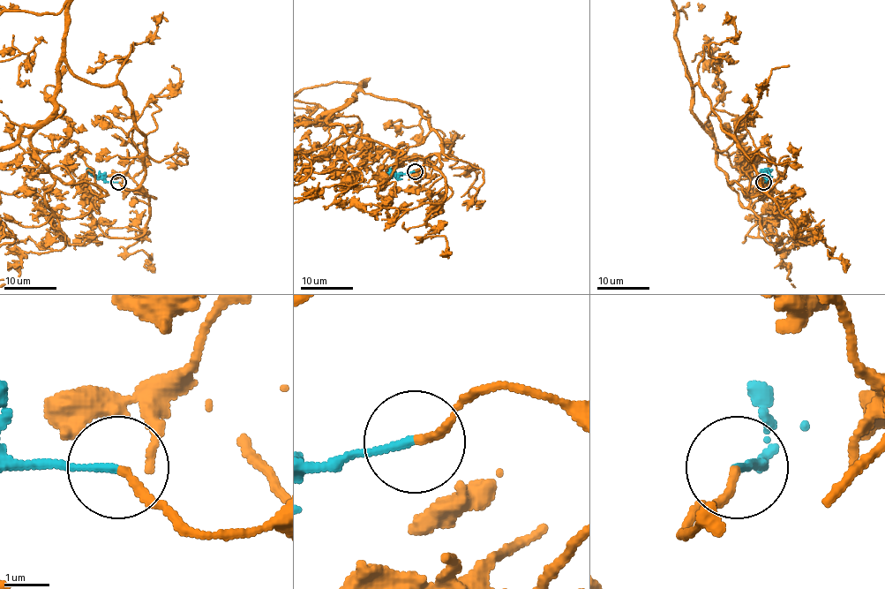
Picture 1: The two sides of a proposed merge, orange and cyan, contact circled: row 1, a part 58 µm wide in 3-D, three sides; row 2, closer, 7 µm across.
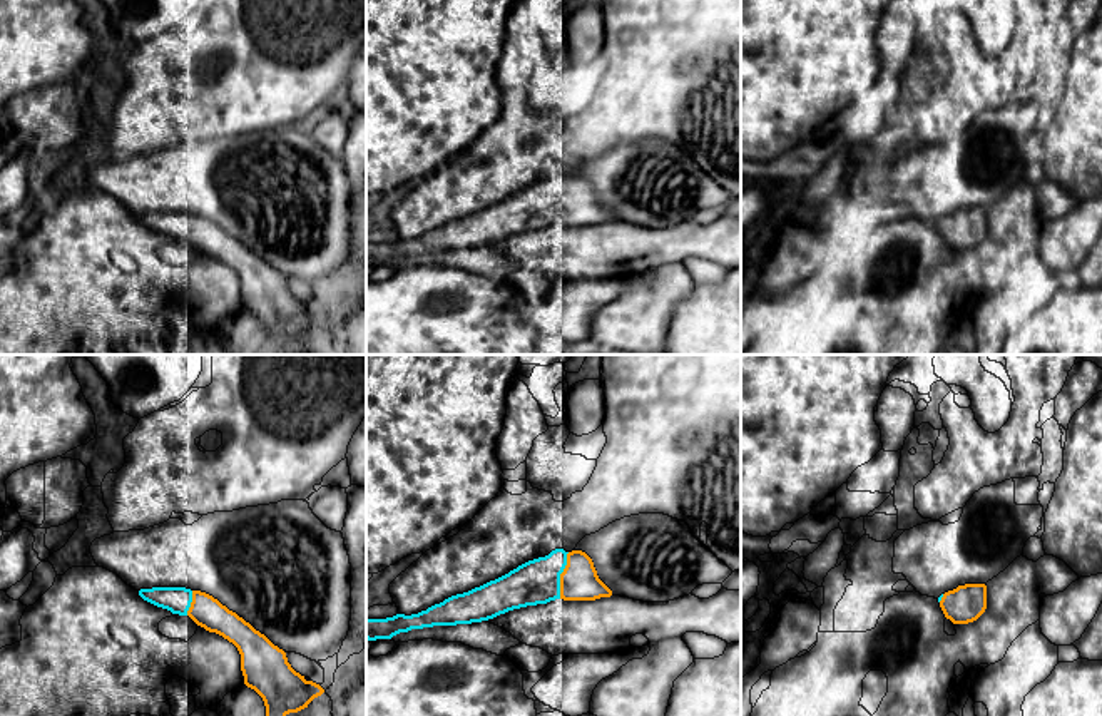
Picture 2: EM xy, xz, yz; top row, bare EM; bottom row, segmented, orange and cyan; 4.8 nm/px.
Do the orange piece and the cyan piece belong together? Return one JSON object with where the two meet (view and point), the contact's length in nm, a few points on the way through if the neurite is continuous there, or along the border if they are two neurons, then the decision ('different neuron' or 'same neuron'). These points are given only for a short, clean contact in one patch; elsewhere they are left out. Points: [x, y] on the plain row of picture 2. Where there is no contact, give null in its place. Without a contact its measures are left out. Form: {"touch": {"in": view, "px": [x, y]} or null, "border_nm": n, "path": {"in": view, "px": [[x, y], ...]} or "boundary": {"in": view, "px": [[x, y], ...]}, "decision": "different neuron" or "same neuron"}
{"touch": {"in": "xz", "px": [561, 201]}, "border_nm": 220, "decision": "same neuron"}

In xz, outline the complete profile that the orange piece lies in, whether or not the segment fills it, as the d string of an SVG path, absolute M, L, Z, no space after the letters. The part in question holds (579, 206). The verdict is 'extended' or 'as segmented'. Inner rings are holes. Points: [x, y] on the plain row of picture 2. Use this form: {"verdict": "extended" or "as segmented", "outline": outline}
{"verdict": "extended", "outline": "M555 174L545 182L528 186L495 206L452 221L418 239L366 244L366 264L391 264L400 258L433 251L482 248L555 224L595 226L610 221L612 216L599 204L585 177Z"}

